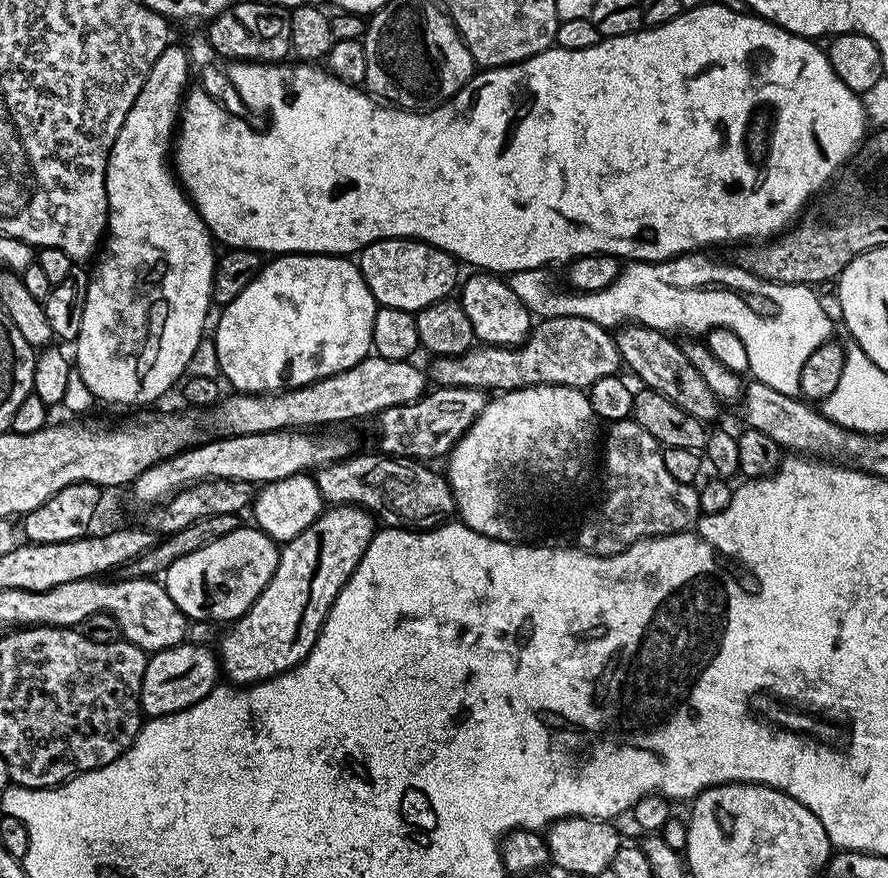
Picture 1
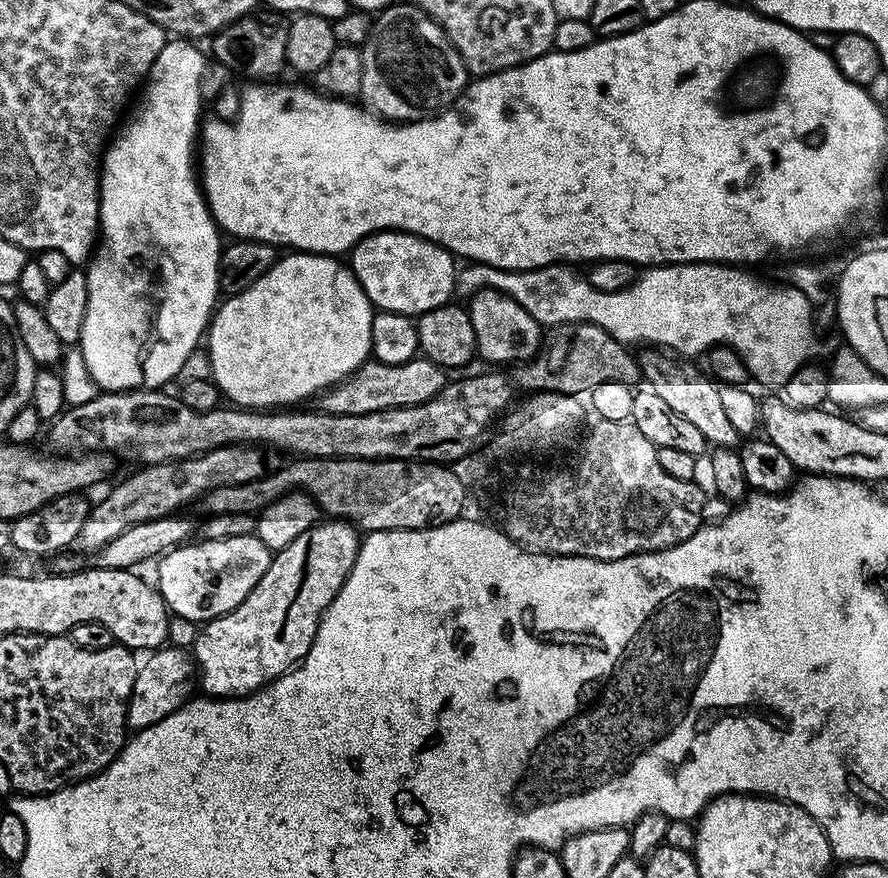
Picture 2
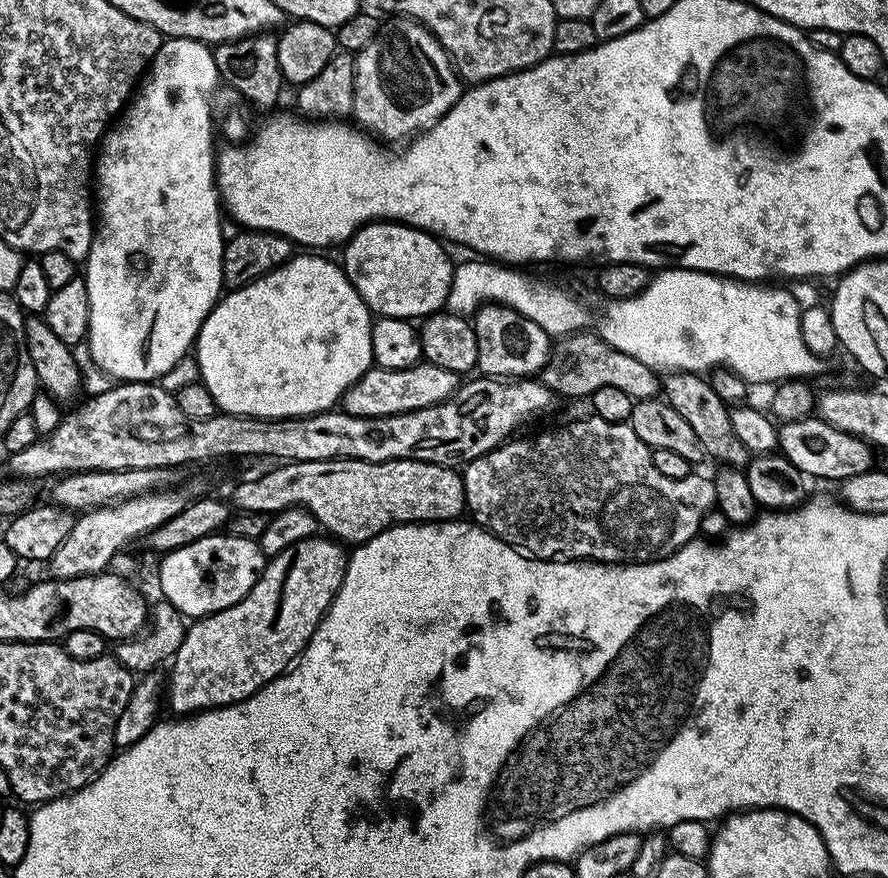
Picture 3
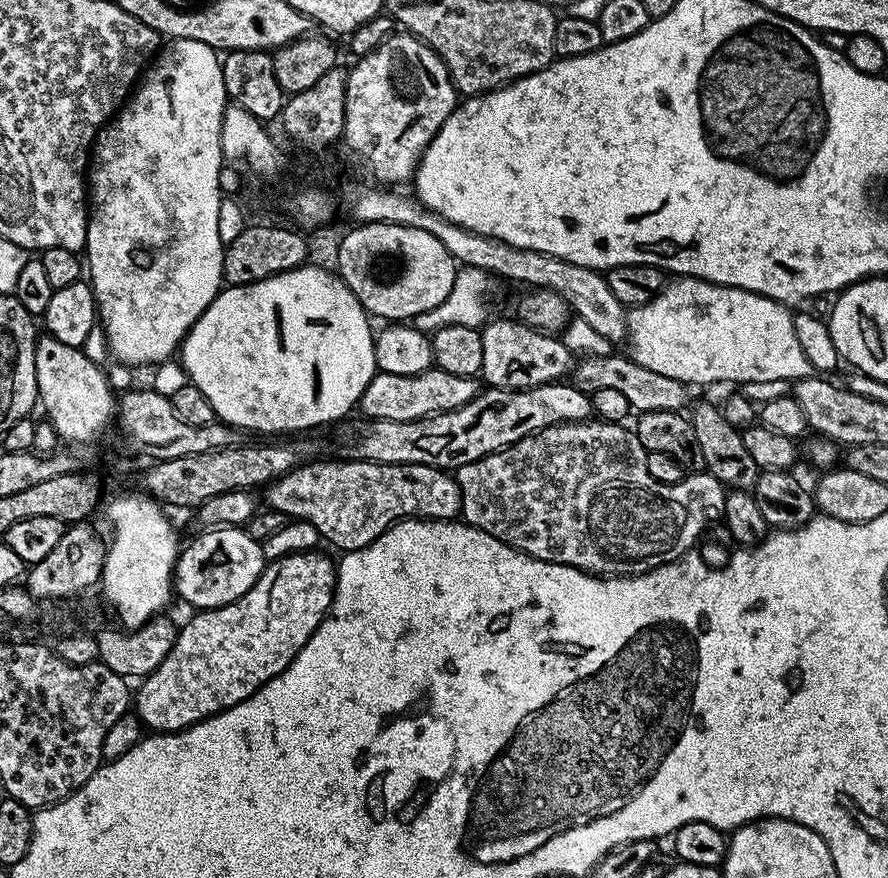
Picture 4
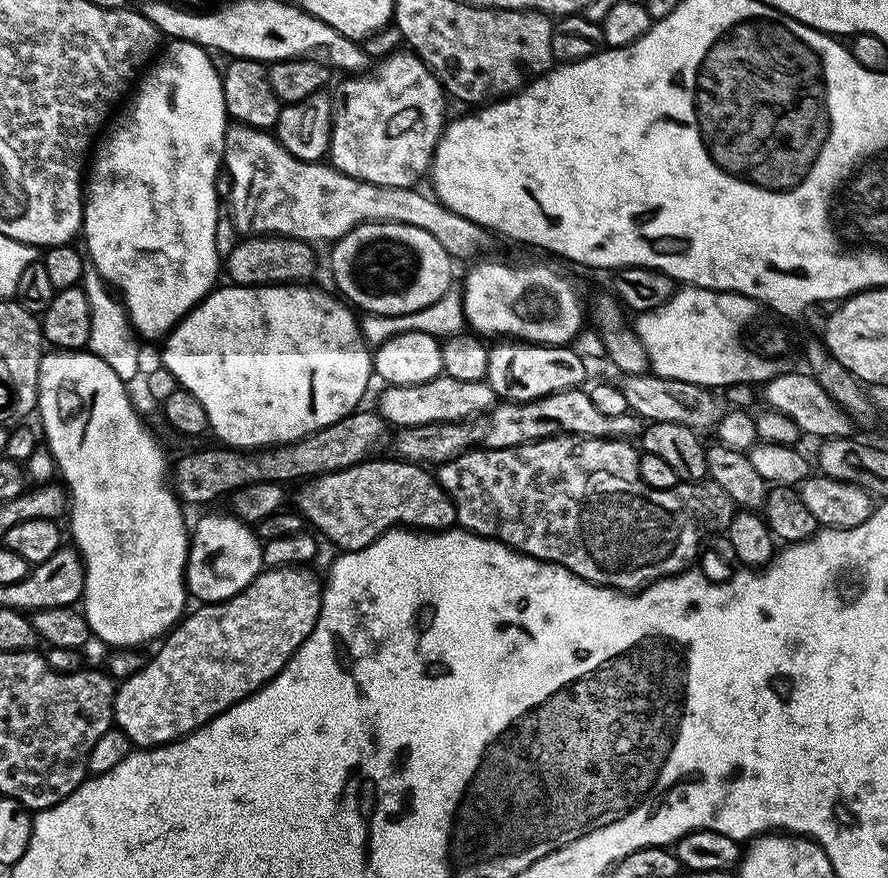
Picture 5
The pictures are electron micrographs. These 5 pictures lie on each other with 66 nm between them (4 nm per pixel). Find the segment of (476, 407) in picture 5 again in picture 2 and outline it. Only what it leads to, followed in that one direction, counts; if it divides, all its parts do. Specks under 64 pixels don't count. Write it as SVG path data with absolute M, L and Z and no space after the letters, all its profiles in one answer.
M417 358L401 364L383 364L380 360L369 359L361 368L353 370L345 380L339 380L330 388L319 393L319 411L343 416L374 414L378 410L390 410L402 406L414 406L434 398L446 383L445 369L434 362Z

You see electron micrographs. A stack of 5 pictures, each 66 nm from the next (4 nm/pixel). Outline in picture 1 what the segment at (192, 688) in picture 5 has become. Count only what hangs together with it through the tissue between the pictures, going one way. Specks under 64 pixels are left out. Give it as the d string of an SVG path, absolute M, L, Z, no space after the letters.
M338 504L323 512L310 527L298 534L298 538L287 541L280 548L278 566L262 594L258 594L250 610L246 610L246 614L229 627L232 629L219 637L218 659L223 675L227 679L229 676L233 685L247 686L280 676L301 664L315 646L336 595L342 586L346 586L358 562L362 562L362 554L366 554L366 546L370 546L377 531L378 520L373 513L365 508L356 508L353 504Z

